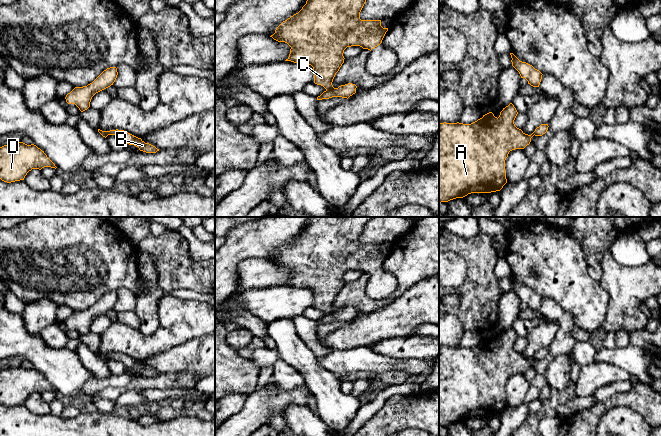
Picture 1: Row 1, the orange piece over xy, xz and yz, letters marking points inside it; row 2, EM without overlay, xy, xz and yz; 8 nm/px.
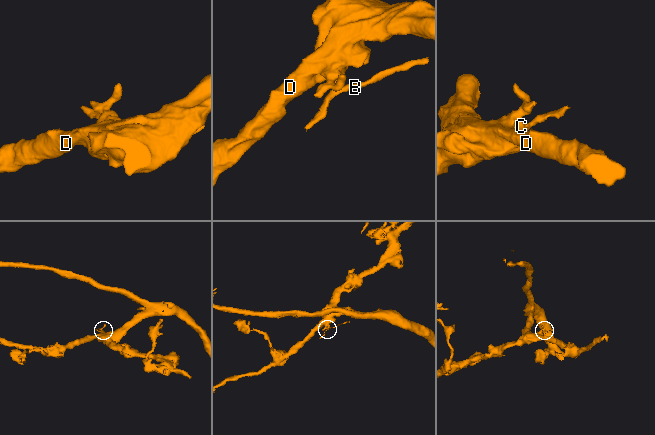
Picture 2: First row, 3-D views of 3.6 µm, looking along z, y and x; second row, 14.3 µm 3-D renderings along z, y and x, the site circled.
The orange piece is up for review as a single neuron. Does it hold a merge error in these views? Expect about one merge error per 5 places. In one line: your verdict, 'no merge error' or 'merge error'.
merge error

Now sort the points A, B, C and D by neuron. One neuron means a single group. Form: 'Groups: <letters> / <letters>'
Groups: A C D / B

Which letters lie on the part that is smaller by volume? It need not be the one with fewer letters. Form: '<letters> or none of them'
B

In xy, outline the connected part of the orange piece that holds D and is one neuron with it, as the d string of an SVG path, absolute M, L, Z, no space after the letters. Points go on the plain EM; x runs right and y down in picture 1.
M23 366L0 371L0 403L11 407L24 404L32 393L57 392L47 379L36 369Z

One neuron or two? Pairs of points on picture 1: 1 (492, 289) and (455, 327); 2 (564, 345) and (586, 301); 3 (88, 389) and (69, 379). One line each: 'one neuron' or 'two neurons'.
1: two neurons
2: two neurons
3: two neurons

